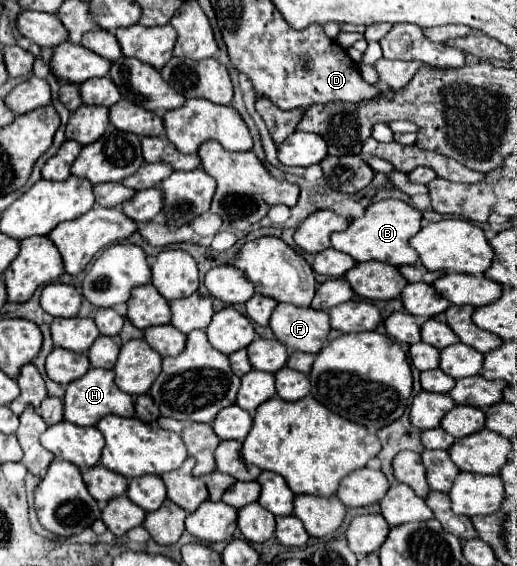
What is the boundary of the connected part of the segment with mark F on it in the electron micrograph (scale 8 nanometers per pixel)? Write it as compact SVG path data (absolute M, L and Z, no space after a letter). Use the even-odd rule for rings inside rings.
M279 303L271 315L269 327L277 341L289 351L317 353L329 335L329 315L325 311L313 311L311 307L301 309L289 303Z

